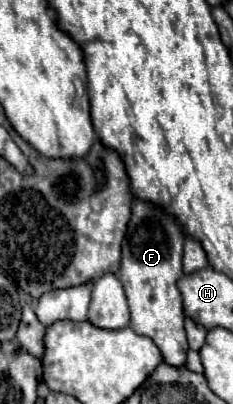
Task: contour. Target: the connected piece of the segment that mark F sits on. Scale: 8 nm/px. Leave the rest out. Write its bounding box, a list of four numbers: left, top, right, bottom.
[117,201,187,367]

